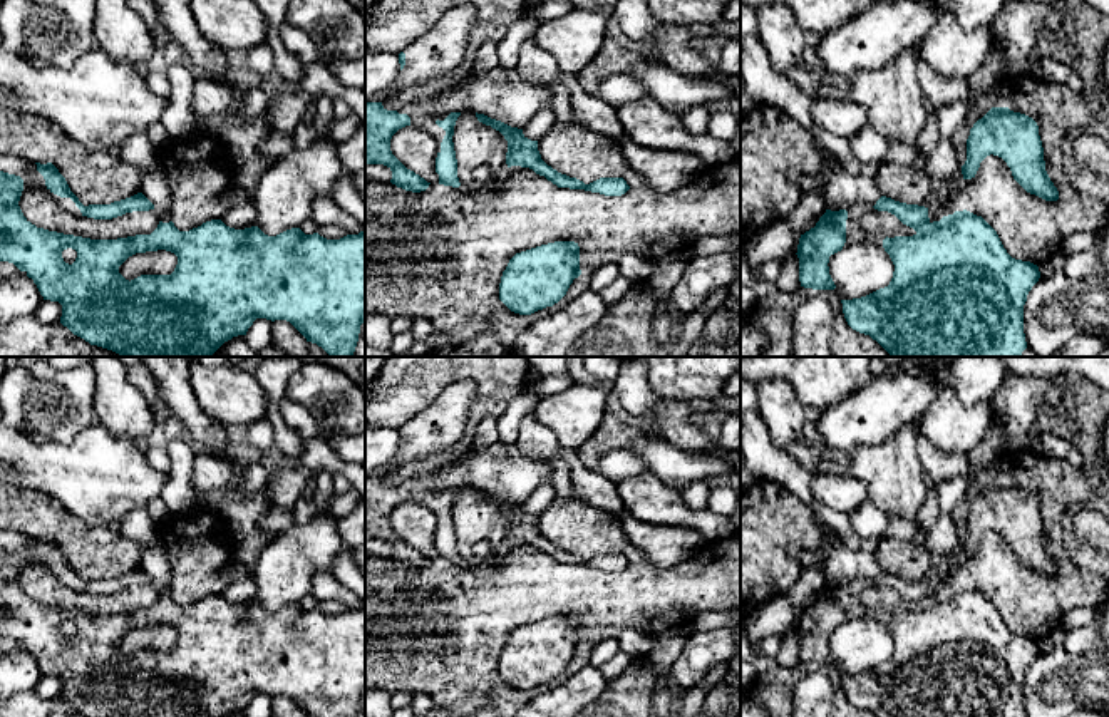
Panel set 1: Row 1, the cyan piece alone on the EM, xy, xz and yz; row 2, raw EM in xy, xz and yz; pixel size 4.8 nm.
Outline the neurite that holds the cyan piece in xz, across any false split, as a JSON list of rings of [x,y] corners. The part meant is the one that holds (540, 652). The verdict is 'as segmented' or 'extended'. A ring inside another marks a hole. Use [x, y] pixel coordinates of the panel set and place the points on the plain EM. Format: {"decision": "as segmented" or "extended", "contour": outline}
{"decision": "as segmented", "contour": [[[554,616],[516,628],[499,658],[499,675],[514,689],[531,690],[558,678],[580,645],[580,622]]]}

